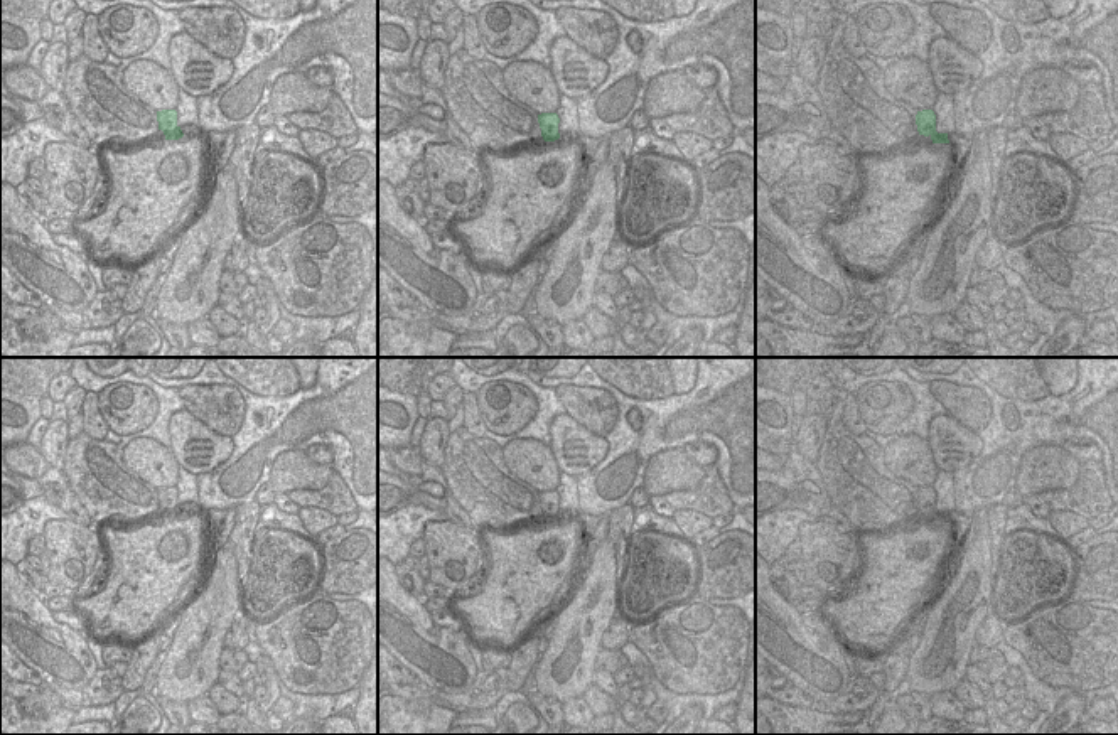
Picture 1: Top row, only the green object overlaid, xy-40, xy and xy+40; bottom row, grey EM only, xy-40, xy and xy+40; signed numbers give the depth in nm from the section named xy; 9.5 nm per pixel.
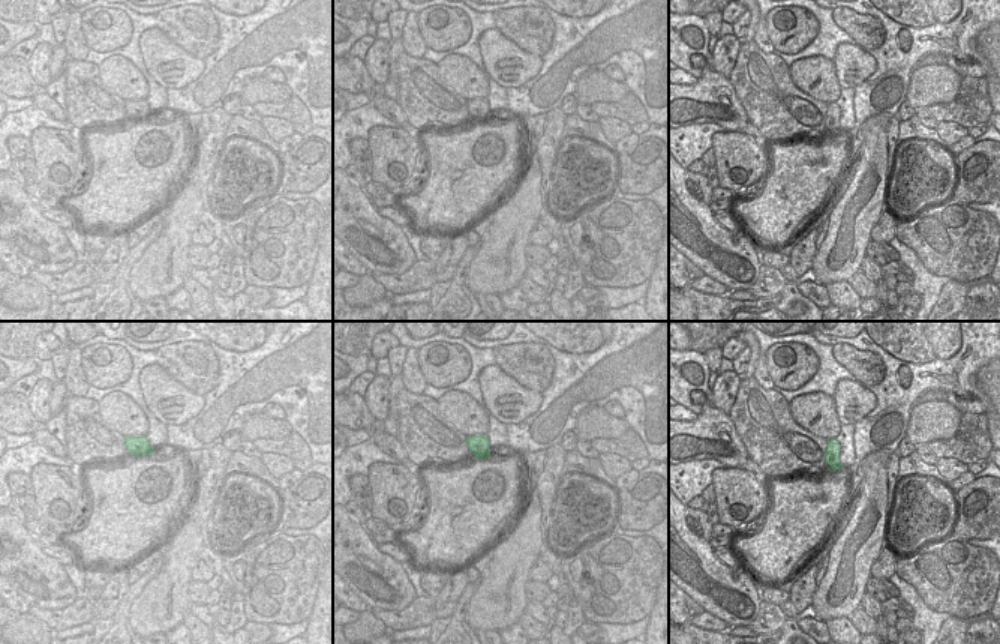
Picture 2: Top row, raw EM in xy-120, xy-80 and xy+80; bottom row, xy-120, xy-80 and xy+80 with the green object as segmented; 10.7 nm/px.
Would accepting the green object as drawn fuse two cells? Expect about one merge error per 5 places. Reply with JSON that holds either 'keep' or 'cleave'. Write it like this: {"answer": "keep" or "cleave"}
{"answer": "keep"}

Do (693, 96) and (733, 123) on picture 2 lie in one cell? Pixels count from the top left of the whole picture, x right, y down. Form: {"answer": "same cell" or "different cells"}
{"answer": "same cell"}

